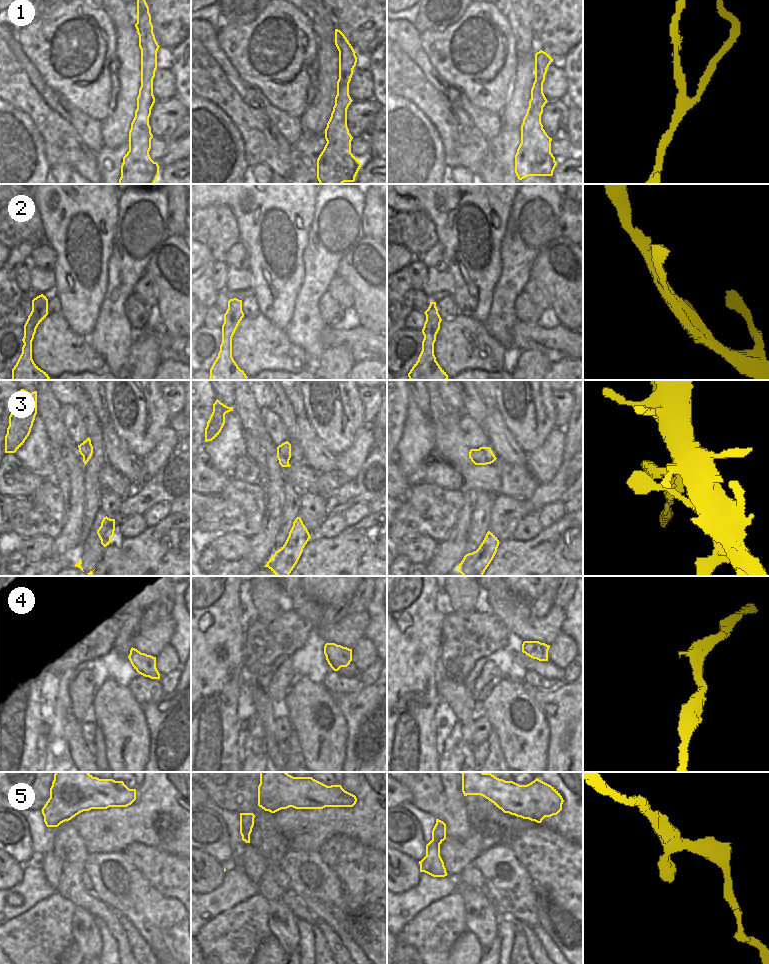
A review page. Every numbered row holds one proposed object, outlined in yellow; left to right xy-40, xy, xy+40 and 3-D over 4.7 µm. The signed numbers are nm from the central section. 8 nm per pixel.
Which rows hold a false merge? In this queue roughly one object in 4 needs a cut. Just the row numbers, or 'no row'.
3

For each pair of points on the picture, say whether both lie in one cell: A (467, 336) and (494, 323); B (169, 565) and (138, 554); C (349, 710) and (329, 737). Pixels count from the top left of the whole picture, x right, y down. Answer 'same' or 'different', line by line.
A: different
B: same
C: different

